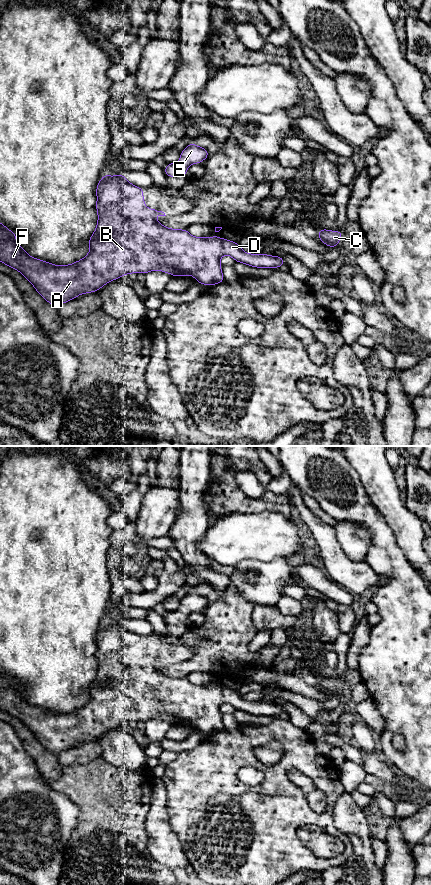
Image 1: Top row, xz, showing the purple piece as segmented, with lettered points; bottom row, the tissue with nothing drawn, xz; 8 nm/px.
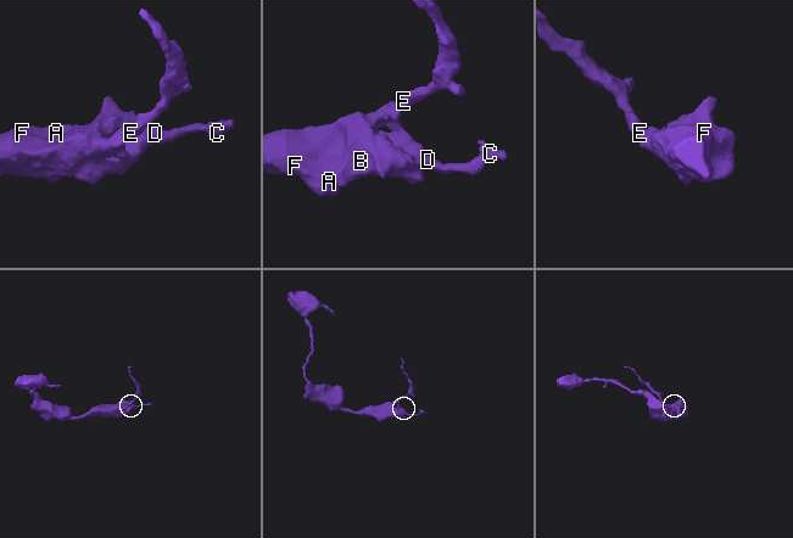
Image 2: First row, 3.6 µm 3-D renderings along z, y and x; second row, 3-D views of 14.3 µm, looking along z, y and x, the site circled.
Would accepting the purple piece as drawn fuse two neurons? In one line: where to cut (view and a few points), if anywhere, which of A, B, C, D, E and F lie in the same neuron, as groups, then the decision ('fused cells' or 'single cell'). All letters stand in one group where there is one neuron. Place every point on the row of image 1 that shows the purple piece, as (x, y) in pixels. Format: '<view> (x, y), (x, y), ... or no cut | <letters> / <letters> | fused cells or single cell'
no cut | A B C D E F | single cell

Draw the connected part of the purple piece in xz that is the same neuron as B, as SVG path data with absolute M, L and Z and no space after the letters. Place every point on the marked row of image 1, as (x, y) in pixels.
M104 174L96 186L98 220L96 229L88 240L90 251L84 258L69 265L54 265L29 256L16 241L17 235L0 222L0 262L19 271L48 303L57 308L81 294L96 292L110 281L130 273L147 274L150 271L158 270L169 273L173 277L191 275L198 283L205 286L223 283L225 279L220 264L220 258L223 255L231 256L236 262L255 268L278 269L285 264L284 258L280 256L246 253L238 243L225 238L194 237L187 229L175 230L163 226L155 220L155 216L166 216L165 213L145 207L145 198L141 195L144 192L145 189L131 184L124 174L114 176Z

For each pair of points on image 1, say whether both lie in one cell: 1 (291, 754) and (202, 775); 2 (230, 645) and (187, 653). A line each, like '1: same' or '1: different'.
1: same
2: different

